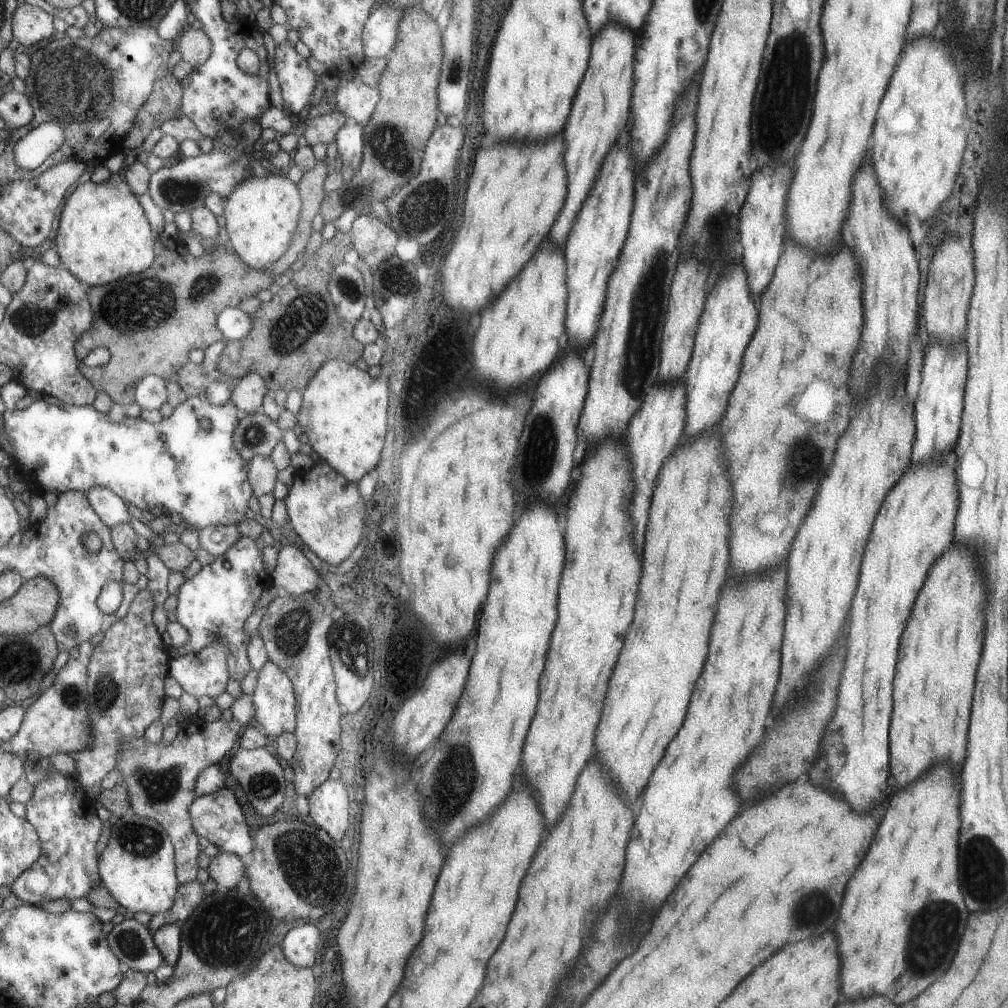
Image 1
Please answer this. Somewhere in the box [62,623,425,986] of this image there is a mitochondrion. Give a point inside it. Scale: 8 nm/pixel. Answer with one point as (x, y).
(223, 936)

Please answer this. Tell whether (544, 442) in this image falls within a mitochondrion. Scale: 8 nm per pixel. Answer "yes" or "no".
yes

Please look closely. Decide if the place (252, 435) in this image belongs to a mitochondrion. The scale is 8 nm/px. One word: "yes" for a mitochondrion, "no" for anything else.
yes

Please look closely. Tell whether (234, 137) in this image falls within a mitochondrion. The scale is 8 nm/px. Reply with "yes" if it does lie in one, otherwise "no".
yes

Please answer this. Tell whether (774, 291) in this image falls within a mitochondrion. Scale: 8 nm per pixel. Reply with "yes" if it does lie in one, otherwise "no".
no

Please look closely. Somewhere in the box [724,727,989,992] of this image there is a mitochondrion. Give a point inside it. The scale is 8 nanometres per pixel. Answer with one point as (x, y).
(927, 954)

